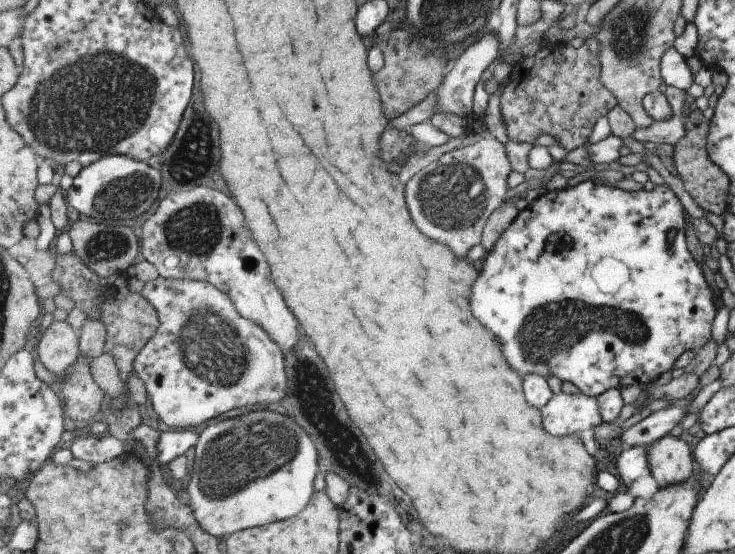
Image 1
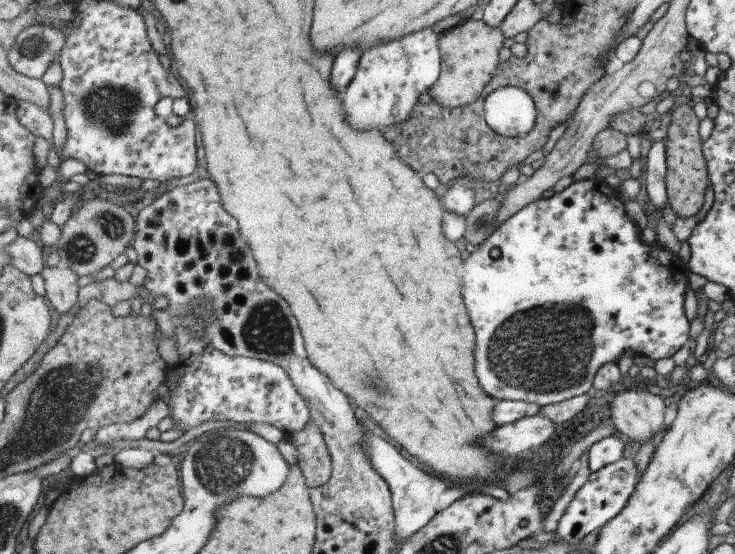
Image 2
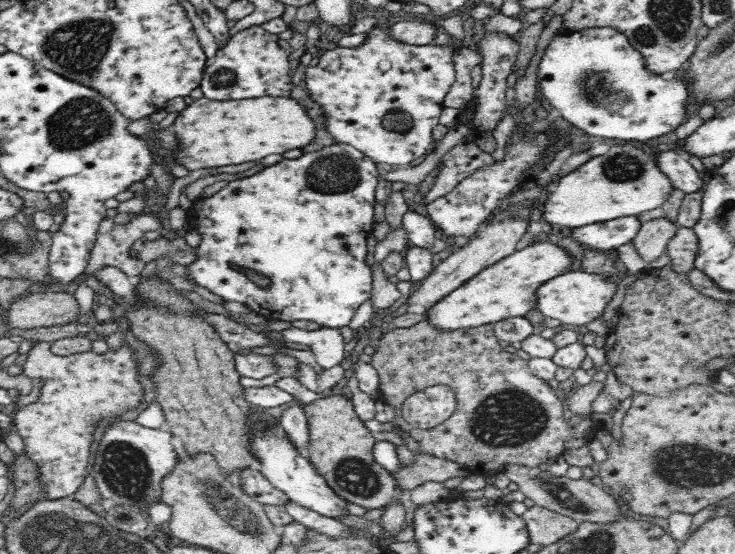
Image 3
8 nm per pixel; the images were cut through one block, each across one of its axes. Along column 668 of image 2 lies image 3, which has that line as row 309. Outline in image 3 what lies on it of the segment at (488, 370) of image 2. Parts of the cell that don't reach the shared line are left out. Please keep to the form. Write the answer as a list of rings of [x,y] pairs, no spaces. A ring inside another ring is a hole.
[[[335,141],[330,146],[324,146],[324,148],[316,150],[316,152],[308,152],[304,156],[300,156],[300,158],[279,160],[250,176],[228,181],[227,186],[222,190],[213,193],[211,197],[201,197],[187,211],[186,221],[190,222],[202,234],[202,244],[198,246],[200,256],[198,256],[196,262],[192,262],[187,266],[191,272],[190,277],[194,278],[198,285],[208,288],[210,292],[214,292],[216,296],[221,296],[224,300],[246,304],[254,312],[257,312],[261,319],[286,320],[286,322],[312,320],[312,322],[318,322],[322,327],[335,329],[348,326],[358,306],[370,298],[370,290],[372,290],[372,270],[366,266],[364,258],[366,258],[366,238],[368,238],[368,234],[370,234],[375,222],[374,205],[377,201],[374,193],[381,169],[372,159],[357,148]],[[250,272],[256,272],[256,274],[262,274],[262,276],[270,278],[270,286],[268,288],[257,286],[252,282]]]

